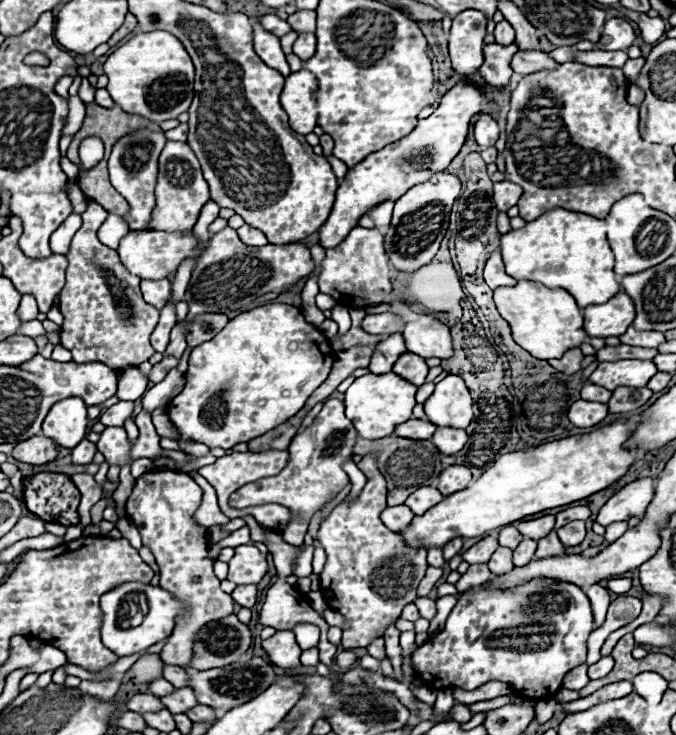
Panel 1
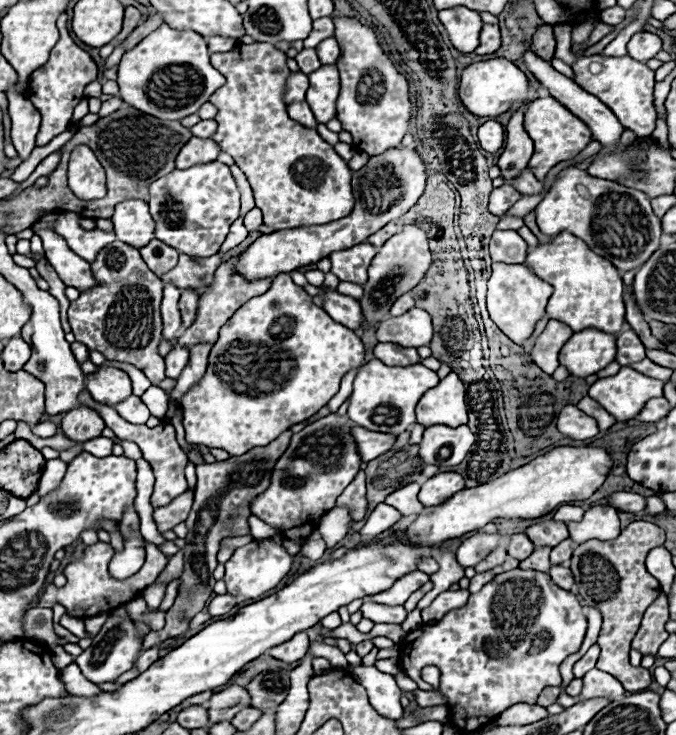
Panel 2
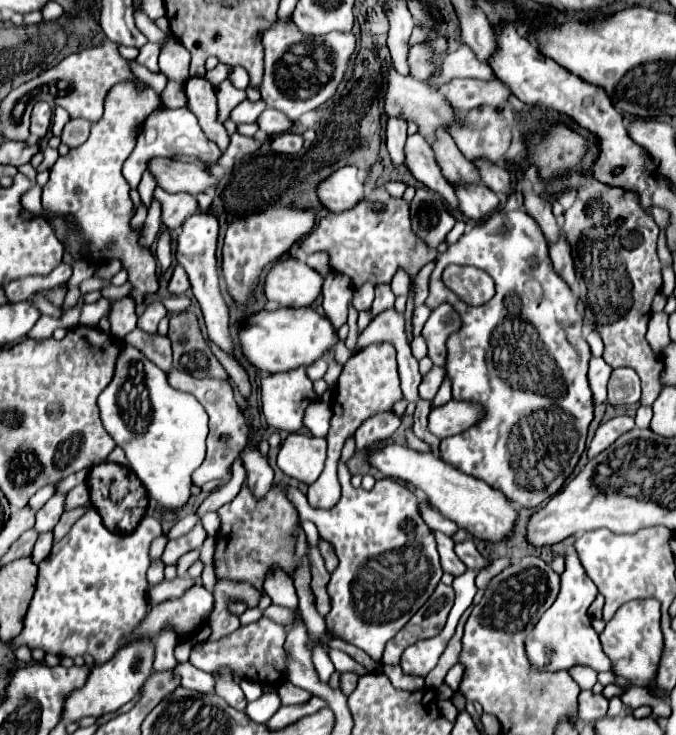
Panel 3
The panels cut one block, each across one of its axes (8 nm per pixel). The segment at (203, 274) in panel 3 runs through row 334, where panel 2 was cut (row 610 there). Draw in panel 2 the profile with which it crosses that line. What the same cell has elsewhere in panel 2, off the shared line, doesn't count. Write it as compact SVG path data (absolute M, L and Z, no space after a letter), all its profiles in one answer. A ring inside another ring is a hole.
M222 594L222 596L214 596L212 602L208 604L208 612L212 616L222 616L226 612L230 612L234 606L238 604L238 598L232 594Z

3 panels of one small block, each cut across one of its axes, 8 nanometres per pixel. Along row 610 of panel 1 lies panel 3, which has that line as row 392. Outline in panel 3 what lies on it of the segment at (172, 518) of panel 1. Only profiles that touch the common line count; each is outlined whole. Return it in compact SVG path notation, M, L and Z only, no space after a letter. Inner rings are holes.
M170 372L168 374L168 384L180 392L190 392L198 398L198 402L204 406L206 414L210 416L210 436L206 438L206 460L202 462L202 466L192 474L192 484L202 486L208 480L226 480L232 462L240 456L242 446L246 446L248 440L248 426L246 426L246 418L244 414L240 414L238 402L234 400L234 392L232 386L226 382L218 382L214 378L190 378L190 374L186 372Z

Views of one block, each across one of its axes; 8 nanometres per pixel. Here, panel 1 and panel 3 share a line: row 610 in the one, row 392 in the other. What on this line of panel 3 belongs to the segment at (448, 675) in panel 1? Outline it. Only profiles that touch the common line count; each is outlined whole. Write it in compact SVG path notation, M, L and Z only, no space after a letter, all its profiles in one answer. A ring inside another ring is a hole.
M496 210L486 222L470 228L446 252L438 254L430 274L430 292L426 306L436 310L440 304L452 304L460 314L462 326L448 336L446 374L452 382L452 400L476 402L482 408L482 418L464 430L440 442L440 456L460 472L470 474L500 490L512 504L536 508L552 498L572 474L586 444L586 432L592 422L594 400L588 386L586 366L590 346L580 334L582 316L578 312L578 296L554 272L546 238L538 222L524 210ZM448 264L474 266L492 276L496 294L480 306L464 304L440 278Z

